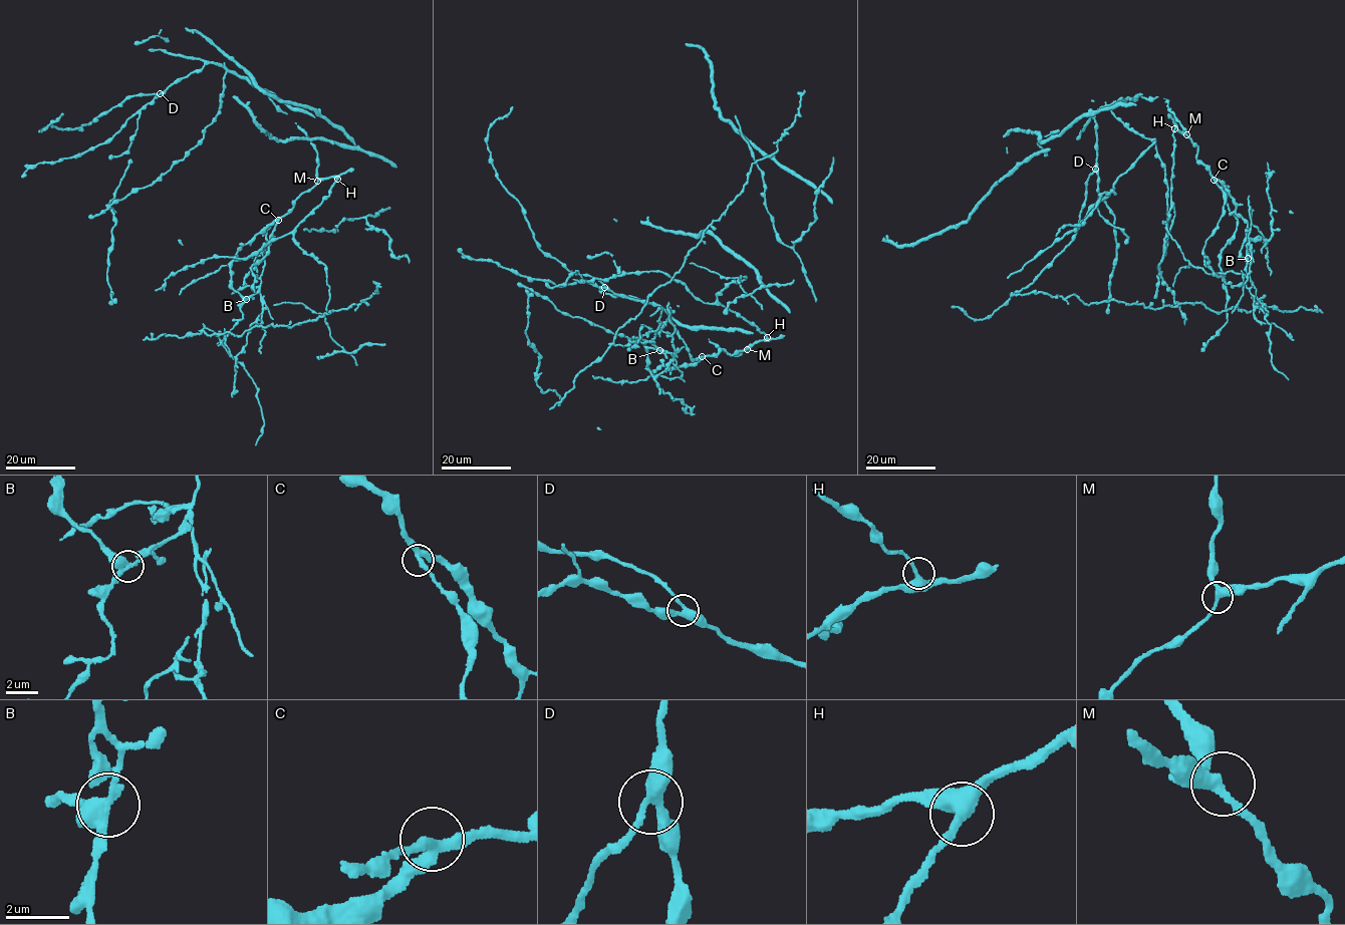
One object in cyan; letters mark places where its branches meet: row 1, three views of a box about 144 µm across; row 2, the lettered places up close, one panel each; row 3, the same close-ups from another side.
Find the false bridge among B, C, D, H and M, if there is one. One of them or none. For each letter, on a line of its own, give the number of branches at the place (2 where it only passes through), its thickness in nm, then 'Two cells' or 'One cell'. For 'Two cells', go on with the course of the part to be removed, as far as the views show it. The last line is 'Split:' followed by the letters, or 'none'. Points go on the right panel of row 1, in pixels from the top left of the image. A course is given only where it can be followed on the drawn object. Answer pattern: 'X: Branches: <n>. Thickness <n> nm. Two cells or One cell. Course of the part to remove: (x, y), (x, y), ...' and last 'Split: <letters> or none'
B: Branches: 3. Thickness 320 nm. Two cells. Course of the part to remove: (1248, 258), (1263, 304), (1248, 312), (1009, 294)
C: Branches: 3. Thickness 280 nm. One cell
D: Branches: 3. Thickness 360 nm. One cell
H: Branches: 3. Thickness 320 nm. One cell
M: Branches: 3. Thickness 300 nm. One cell
Split: B

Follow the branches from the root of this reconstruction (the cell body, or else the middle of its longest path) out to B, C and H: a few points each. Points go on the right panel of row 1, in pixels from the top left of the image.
B: (1258, 306), (1259, 300), (1263, 303), (1256, 297), (1256, 288), (1246, 272), (1248, 258)
C: (1258, 306), (1259, 300), (1263, 303), (1246, 272), (1247, 259), (1240, 256), (1248, 224), (1222, 183), (1214, 180)
H: (1258, 306), (1263, 303), (1240, 256), (1248, 224), (1196, 159), (1197, 145), (1174, 128)

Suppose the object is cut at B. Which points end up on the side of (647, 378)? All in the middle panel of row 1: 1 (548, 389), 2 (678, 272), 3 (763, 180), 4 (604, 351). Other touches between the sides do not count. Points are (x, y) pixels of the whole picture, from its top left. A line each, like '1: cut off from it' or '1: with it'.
1: cut off from it
2: with it
3: cut off from it
4: with it

